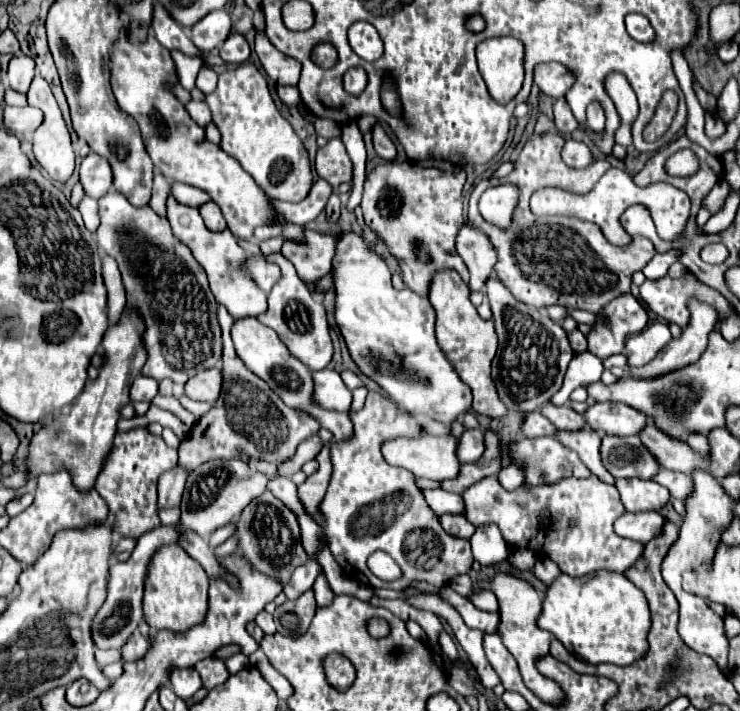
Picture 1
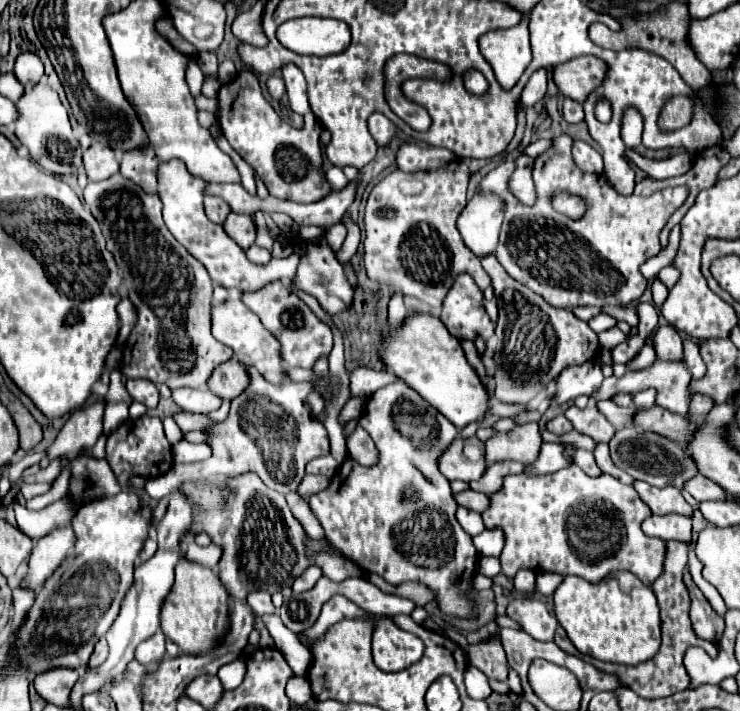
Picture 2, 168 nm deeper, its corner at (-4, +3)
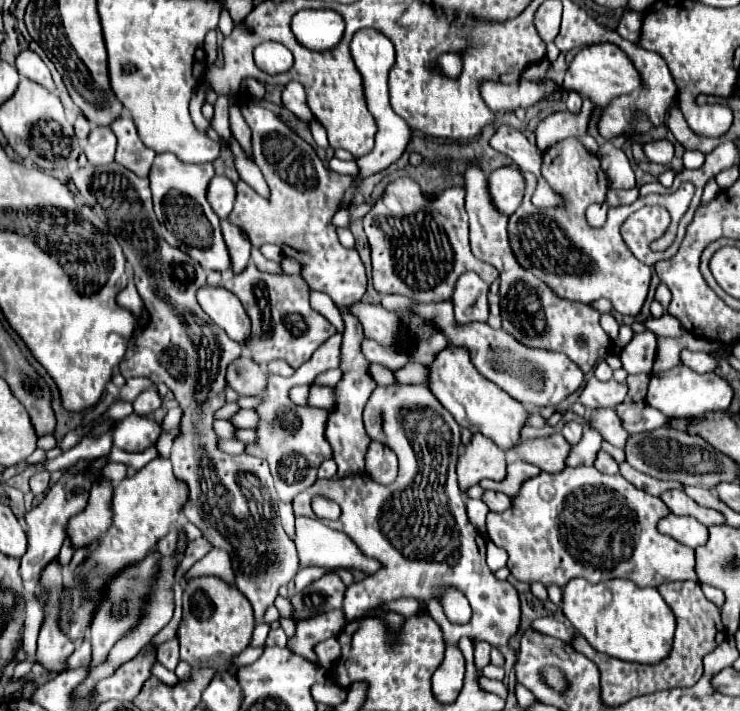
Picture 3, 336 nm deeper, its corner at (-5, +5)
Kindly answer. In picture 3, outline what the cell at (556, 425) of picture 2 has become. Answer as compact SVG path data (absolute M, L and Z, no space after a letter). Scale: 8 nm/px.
M575 420L565 422L563 428L561 428L561 434L563 434L563 438L565 438L567 442L577 444L579 438L581 438L581 434L583 434L583 424L579 424L579 422L575 422Z

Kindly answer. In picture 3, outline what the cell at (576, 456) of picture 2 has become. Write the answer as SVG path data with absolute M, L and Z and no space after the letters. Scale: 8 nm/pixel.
M603 450L597 452L597 458L595 458L595 468L603 474L617 474L619 468L617 468L617 462Z

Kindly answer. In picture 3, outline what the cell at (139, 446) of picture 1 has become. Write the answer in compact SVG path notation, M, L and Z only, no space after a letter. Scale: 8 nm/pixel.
M131 414L125 420L117 422L113 432L113 446L127 452L143 452L149 446L155 446L161 436L161 424L153 418Z

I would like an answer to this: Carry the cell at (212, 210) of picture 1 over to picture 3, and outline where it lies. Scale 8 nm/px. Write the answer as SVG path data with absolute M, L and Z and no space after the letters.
M215 176L207 188L207 200L219 218L227 218L235 204L235 184L225 176Z

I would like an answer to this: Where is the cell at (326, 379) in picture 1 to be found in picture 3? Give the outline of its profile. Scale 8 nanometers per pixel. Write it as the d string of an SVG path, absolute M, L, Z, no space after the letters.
M275 360L275 362L269 362L267 364L267 370L270 374L280 375L280 376L291 376L295 370L291 366L287 366L287 362L283 360Z

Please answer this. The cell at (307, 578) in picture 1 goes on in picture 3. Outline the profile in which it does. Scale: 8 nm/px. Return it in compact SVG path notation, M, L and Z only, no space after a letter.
M301 568L299 572L297 572L297 576L295 576L295 588L298 592L303 592L305 586L309 586L311 582L315 582L319 576L325 576L325 574L329 574L329 572L337 572L337 576L341 578L341 570L337 568L337 570L329 570L329 568Z

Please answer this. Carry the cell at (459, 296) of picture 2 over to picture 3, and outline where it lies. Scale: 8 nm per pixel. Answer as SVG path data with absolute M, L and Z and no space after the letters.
M467 272L459 278L451 298L455 308L455 320L459 324L487 322L489 316L487 290L489 286L475 272Z

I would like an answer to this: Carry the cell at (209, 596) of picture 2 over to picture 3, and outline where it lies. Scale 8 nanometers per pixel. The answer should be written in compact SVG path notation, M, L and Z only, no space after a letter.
M199 576L187 580L183 588L183 618L177 628L183 662L189 666L227 668L229 660L247 648L253 626L251 604L239 590L235 590L233 584L219 580L217 576Z

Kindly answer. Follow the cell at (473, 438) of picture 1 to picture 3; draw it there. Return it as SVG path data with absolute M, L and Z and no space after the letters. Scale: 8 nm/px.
M555 432L547 438L519 440L519 444L511 448L511 452L515 452L521 460L539 466L545 472L559 472L565 468L565 456L569 448L571 444L565 438L561 438L559 432Z

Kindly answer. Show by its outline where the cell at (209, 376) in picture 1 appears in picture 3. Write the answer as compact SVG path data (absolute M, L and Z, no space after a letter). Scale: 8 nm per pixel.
M239 356L227 368L227 386L239 396L259 396L267 384L267 374L249 356Z

